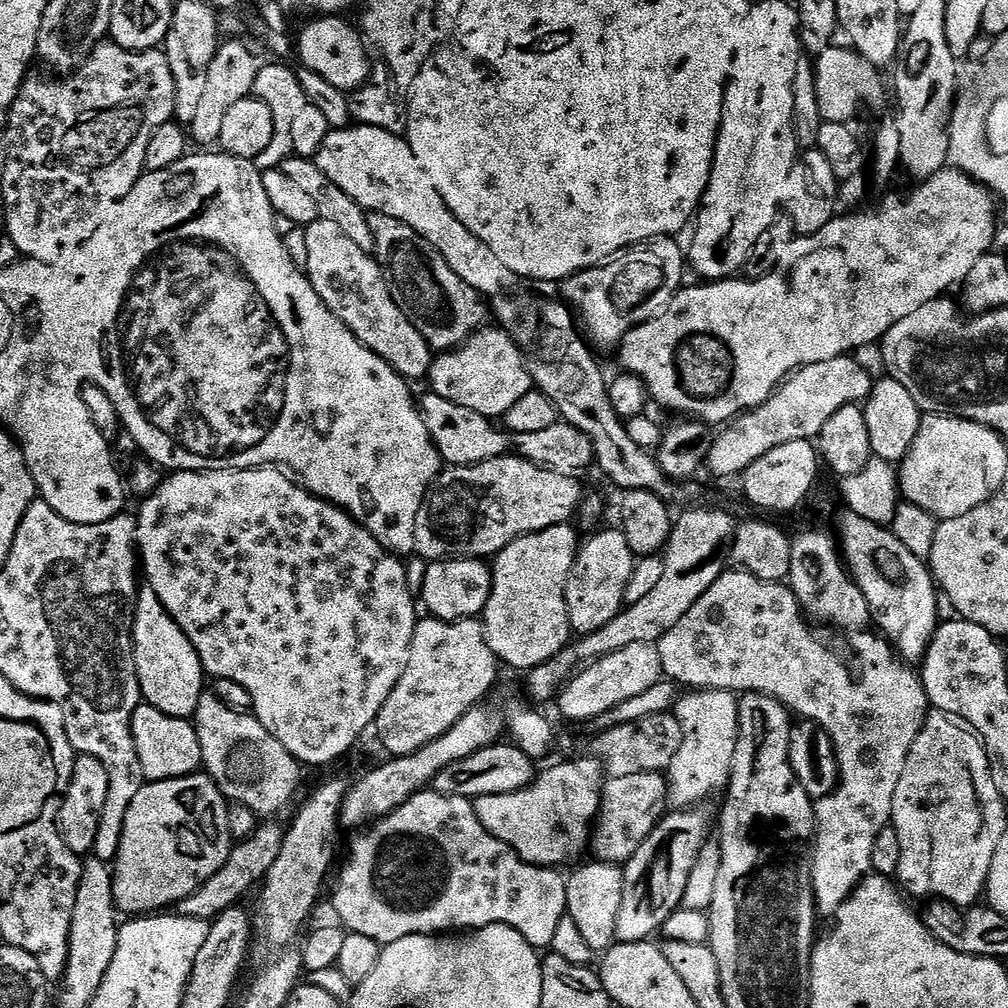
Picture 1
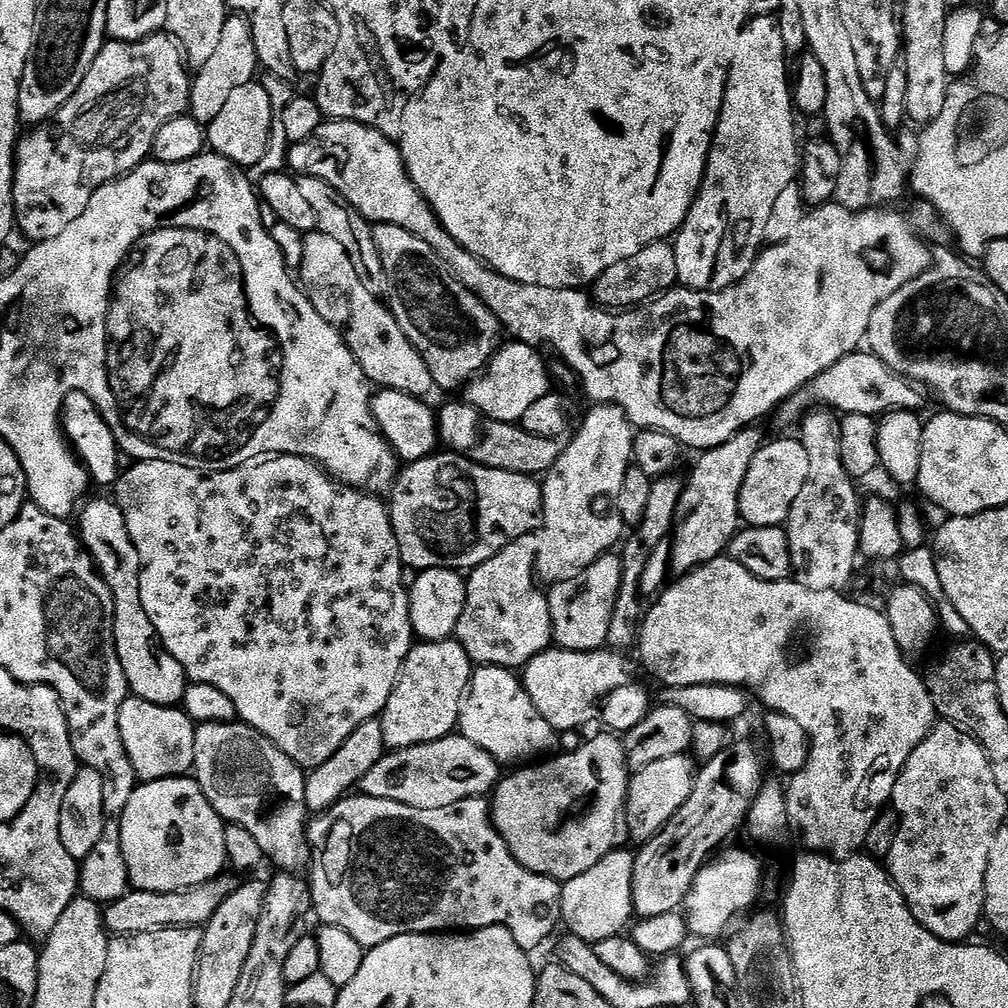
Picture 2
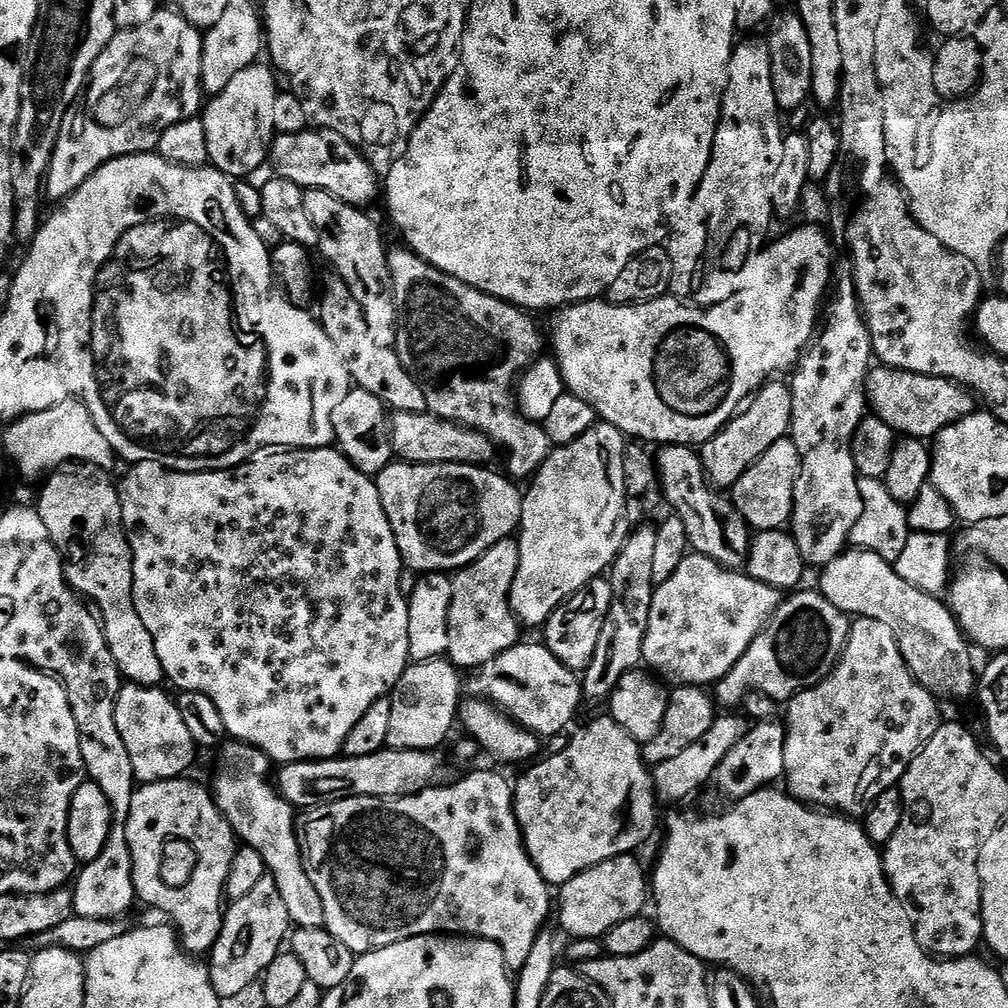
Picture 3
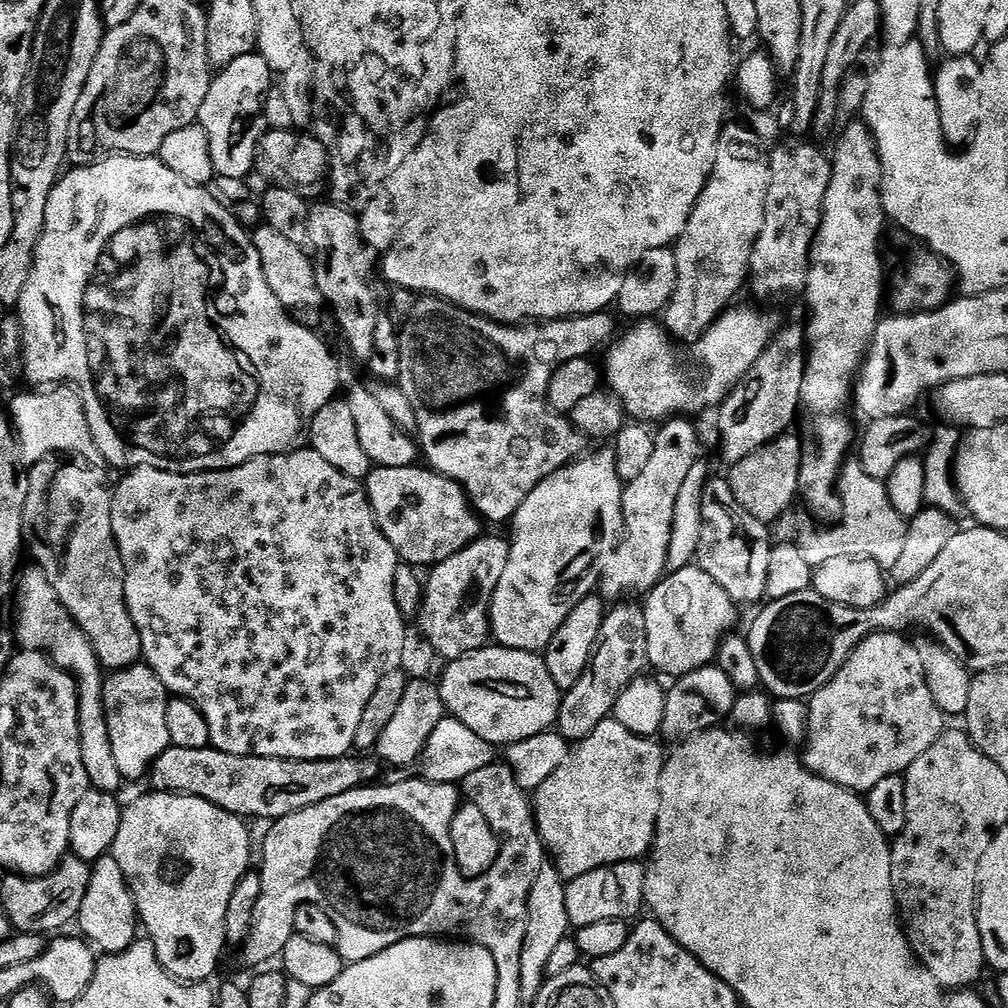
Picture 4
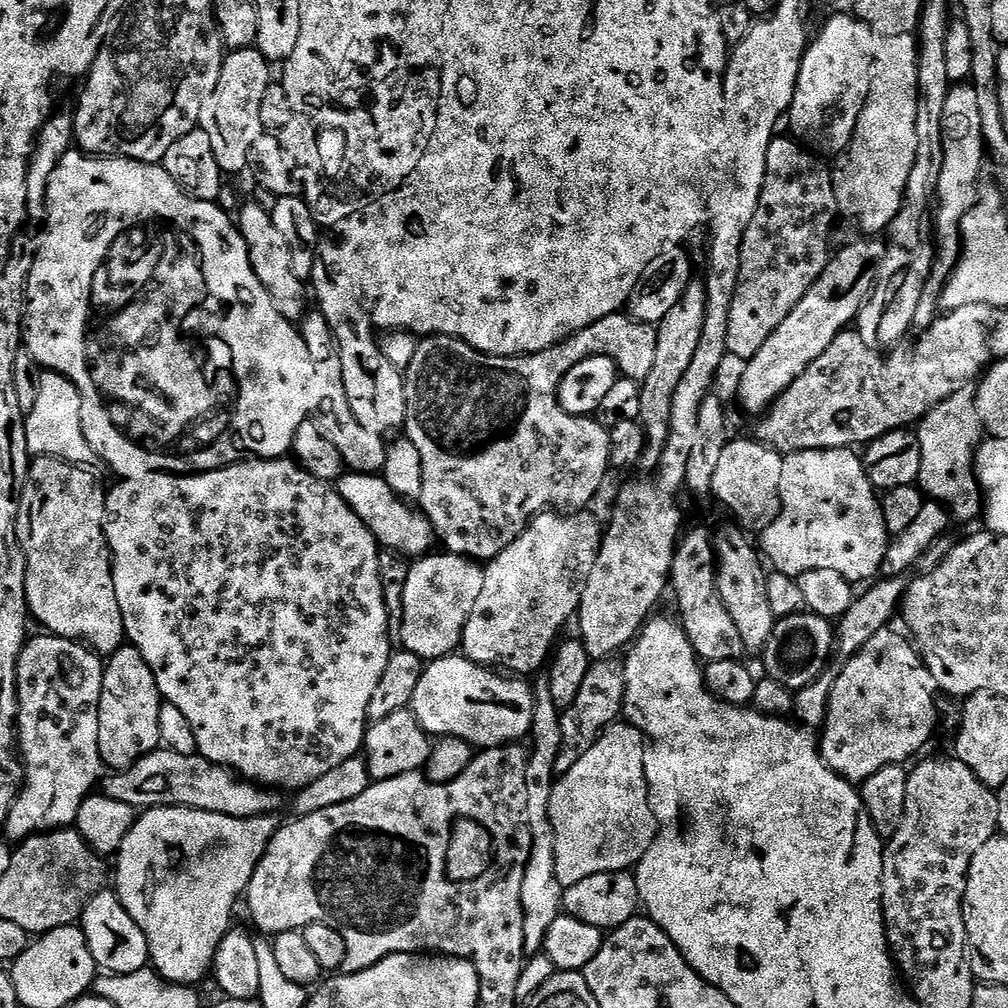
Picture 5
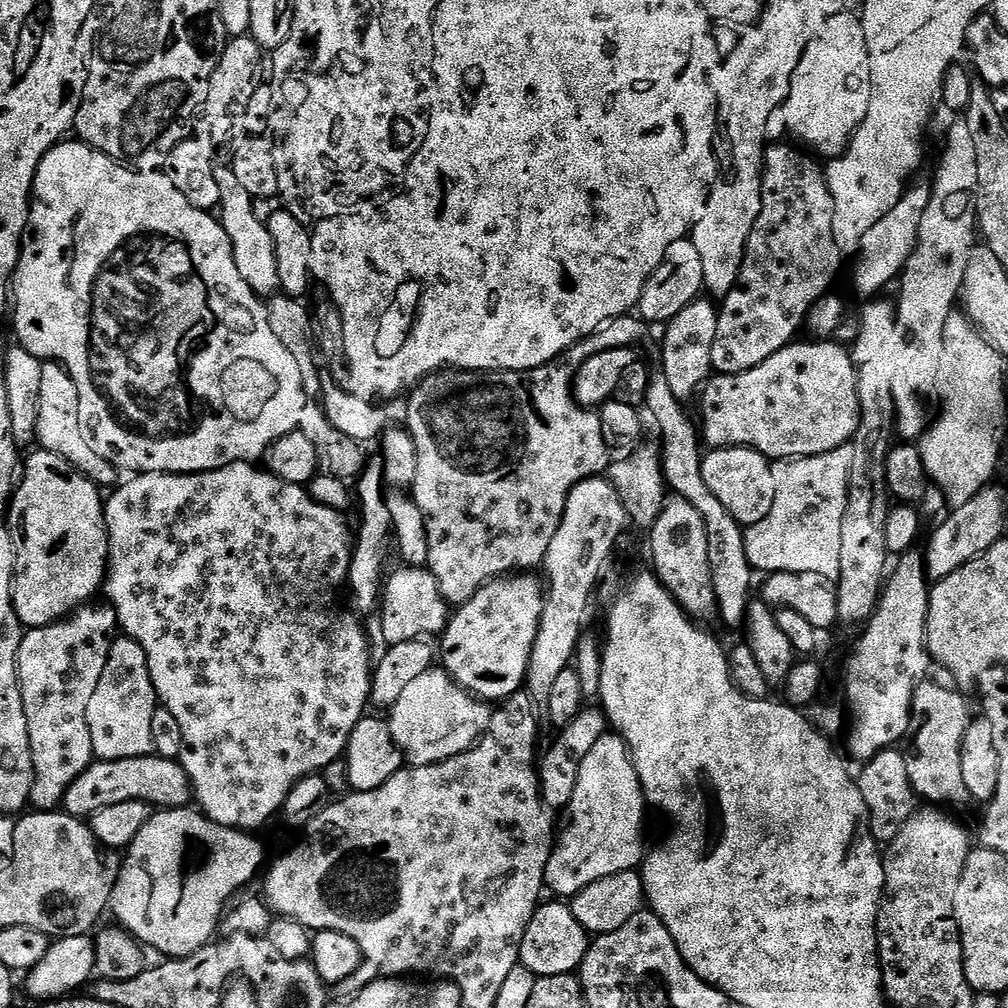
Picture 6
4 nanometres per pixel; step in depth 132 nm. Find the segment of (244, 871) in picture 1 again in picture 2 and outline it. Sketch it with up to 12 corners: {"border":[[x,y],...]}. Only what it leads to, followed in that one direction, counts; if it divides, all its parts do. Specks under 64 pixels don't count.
{"border":[[238,887],[130,890],[103,909],[113,937],[200,928]]}

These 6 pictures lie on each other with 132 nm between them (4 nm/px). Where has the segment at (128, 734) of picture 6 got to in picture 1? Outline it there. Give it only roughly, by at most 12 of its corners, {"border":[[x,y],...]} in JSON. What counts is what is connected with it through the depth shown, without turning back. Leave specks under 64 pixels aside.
{"border":[[141,702],[132,733],[145,781],[201,771],[191,719]]}

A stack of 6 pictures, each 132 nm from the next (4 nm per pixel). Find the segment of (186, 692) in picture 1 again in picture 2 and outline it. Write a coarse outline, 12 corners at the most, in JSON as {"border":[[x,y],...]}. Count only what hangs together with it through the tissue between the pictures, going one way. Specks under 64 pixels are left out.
{"border":[[115,499],[79,509],[78,535],[116,600],[131,695],[179,705],[190,683],[140,597],[140,559]]}

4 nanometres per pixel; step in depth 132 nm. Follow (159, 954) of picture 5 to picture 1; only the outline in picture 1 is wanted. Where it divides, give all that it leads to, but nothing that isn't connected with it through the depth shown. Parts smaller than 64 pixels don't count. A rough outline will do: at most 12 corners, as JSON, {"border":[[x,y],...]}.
{"border":[[206,774],[154,780],[126,810],[121,913],[156,914],[230,858]]}

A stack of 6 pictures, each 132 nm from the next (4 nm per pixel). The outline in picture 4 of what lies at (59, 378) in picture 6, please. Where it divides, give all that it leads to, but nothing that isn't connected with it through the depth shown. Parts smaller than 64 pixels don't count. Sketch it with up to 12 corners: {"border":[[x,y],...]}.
{"border":[[79,392],[12,400],[20,458],[101,459]]}

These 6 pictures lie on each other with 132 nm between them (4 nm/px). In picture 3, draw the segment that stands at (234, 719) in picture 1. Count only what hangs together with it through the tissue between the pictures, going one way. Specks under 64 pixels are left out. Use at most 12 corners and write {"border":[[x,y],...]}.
{"border":[[229,739],[210,791],[296,928],[328,906],[304,868],[298,812],[266,753]]}

